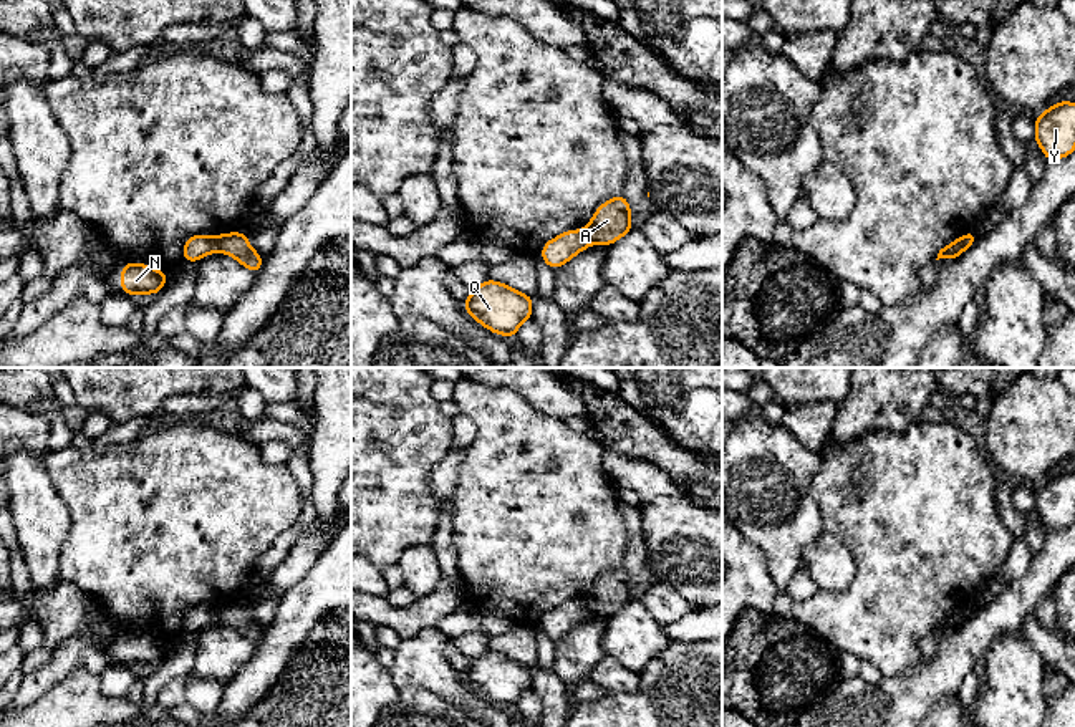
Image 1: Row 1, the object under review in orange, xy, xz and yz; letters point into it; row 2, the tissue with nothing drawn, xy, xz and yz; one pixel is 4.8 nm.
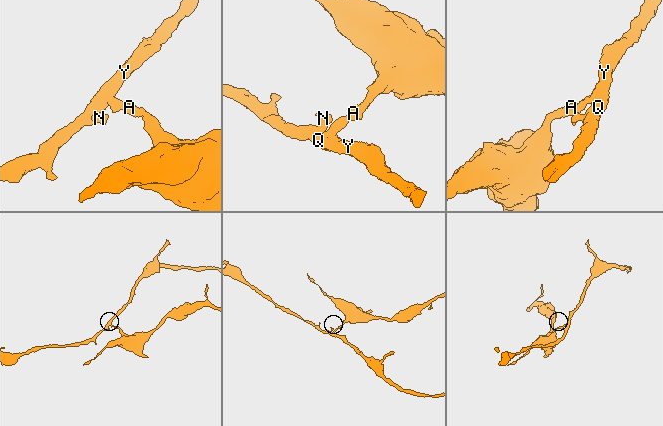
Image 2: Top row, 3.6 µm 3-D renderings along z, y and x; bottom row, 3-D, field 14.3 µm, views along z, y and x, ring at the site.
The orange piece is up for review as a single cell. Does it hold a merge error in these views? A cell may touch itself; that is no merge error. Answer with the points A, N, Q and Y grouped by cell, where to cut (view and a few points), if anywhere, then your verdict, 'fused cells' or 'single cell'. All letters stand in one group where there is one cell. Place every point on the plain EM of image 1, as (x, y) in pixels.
A / N Q Y; cut in xy along (219, 608), (214, 621); fused cells

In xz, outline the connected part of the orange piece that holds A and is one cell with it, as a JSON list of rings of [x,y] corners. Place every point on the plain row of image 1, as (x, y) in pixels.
[[[623,565],[601,575],[593,585],[585,604],[593,614],[610,618],[618,609],[624,608],[631,598],[631,578]]]

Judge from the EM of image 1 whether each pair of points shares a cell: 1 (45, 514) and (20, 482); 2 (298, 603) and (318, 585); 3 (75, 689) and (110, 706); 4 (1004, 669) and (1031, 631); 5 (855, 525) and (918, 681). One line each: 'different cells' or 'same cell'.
1: same cell
2: same cell
3: same cell
4: different cells
5: different cells

